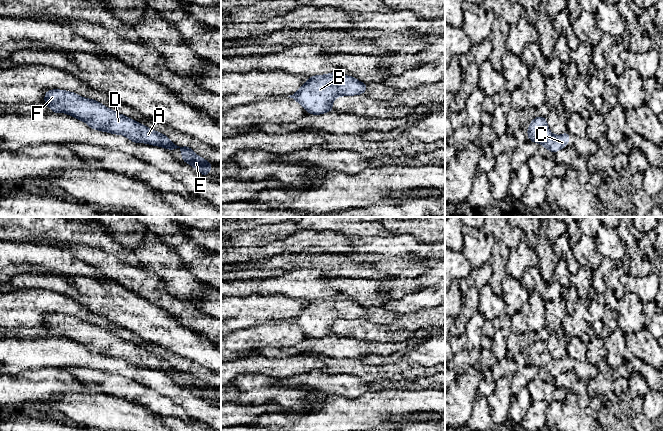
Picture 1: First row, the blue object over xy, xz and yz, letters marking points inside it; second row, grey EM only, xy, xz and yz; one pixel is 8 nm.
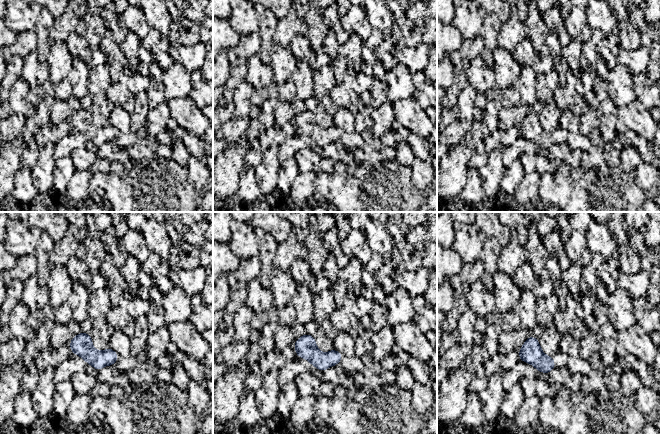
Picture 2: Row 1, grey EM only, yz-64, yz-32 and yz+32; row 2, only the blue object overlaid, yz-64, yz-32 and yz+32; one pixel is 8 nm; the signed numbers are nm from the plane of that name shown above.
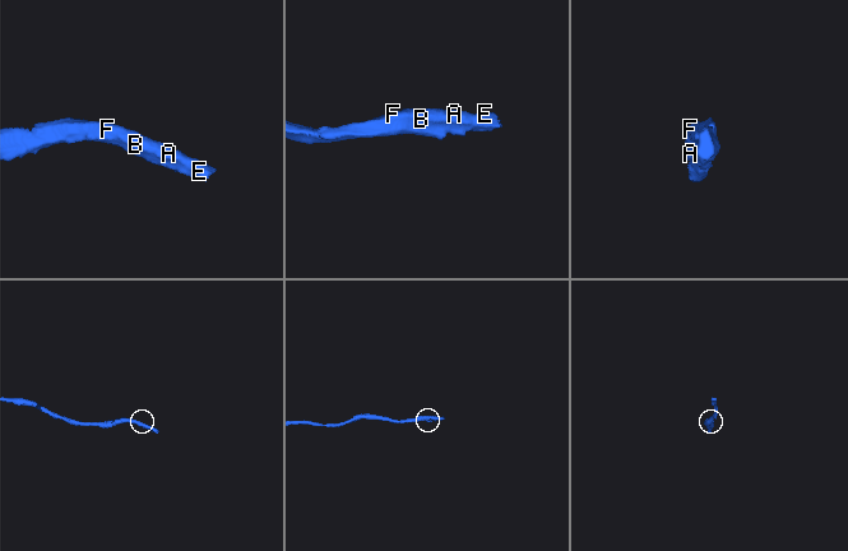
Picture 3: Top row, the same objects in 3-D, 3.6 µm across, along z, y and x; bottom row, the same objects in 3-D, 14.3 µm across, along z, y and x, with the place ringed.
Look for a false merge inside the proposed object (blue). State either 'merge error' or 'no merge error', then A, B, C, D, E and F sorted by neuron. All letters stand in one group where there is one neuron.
no merge error | A B C D E F

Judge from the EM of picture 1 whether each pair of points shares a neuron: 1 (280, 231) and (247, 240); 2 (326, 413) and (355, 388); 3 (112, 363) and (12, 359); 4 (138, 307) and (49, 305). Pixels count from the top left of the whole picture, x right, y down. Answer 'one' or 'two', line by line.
1: one
2: two
3: one
4: two

